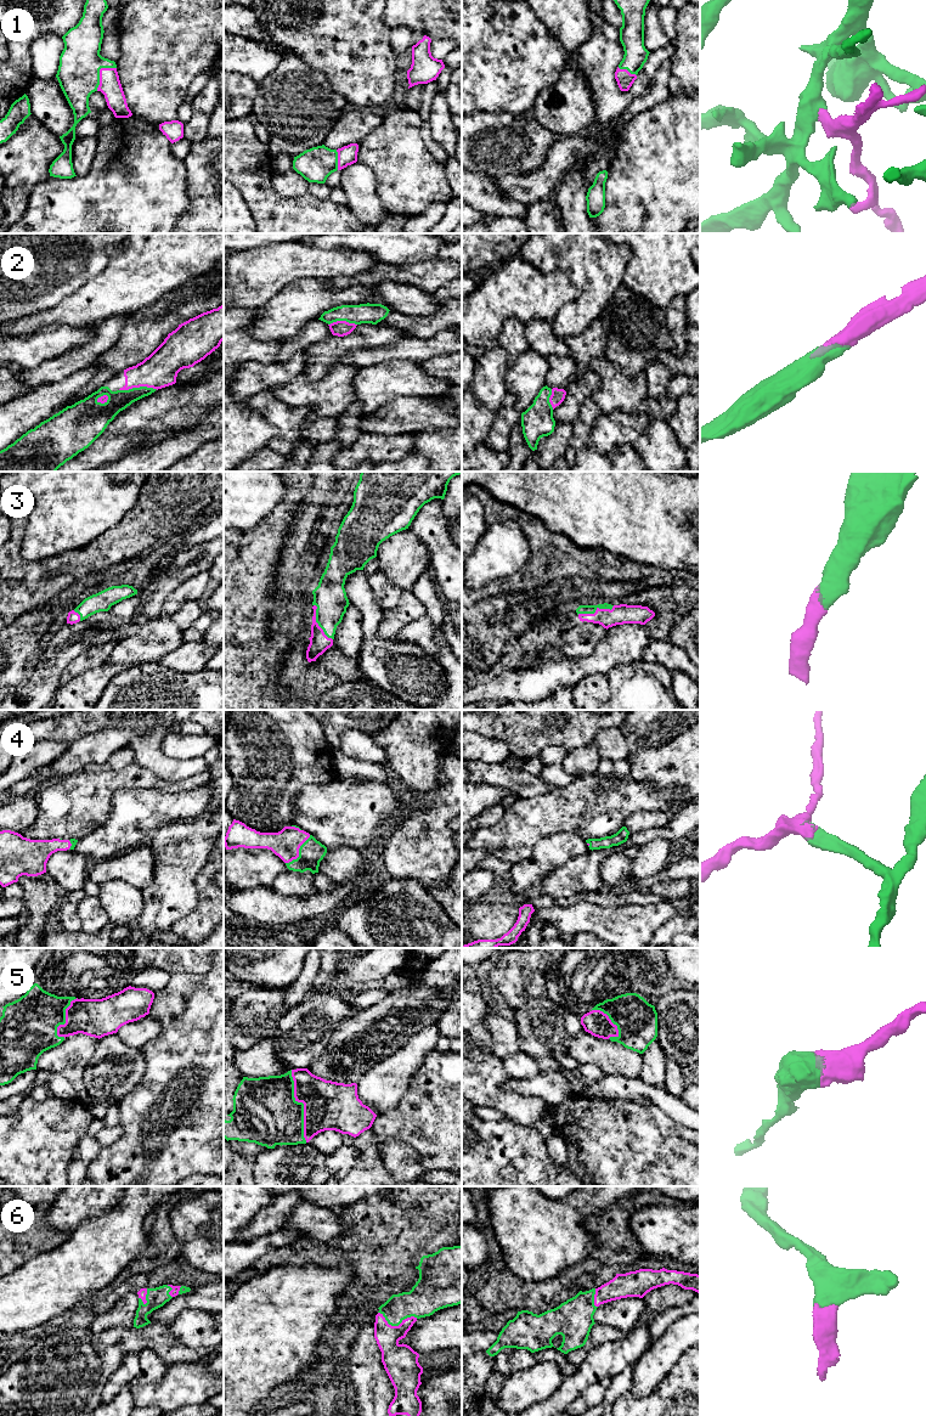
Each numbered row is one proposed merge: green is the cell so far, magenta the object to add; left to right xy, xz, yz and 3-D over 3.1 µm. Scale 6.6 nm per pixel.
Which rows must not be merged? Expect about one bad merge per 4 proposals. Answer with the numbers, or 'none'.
none

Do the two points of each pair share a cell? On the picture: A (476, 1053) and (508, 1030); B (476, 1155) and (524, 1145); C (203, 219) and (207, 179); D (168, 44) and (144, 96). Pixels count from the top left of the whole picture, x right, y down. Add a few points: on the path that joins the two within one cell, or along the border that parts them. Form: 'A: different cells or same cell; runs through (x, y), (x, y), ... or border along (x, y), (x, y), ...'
A: same cell; runs through (485, 1051), (491, 1050), (503, 1038)
B: same cell; runs through (489, 1155), (493, 1155), (504, 1145), (512, 1145)
C: same cell; runs through (207, 209), (207, 189)
D: same cell; runs through (159, 57), (154, 69), (154, 83)

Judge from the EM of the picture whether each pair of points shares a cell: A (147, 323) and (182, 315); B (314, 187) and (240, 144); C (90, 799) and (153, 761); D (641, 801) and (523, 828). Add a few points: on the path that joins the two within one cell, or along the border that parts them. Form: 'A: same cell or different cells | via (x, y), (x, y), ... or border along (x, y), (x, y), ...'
A: same cell | via (156, 321), (165, 315), (174, 315)
B: different cells | border along (308, 191), (318, 197), (328, 198)
C: different cells | border along (134, 762), (150, 769), (167, 783)
D: same cell | via (611, 801), (602, 804), (585, 822), (552, 822)

